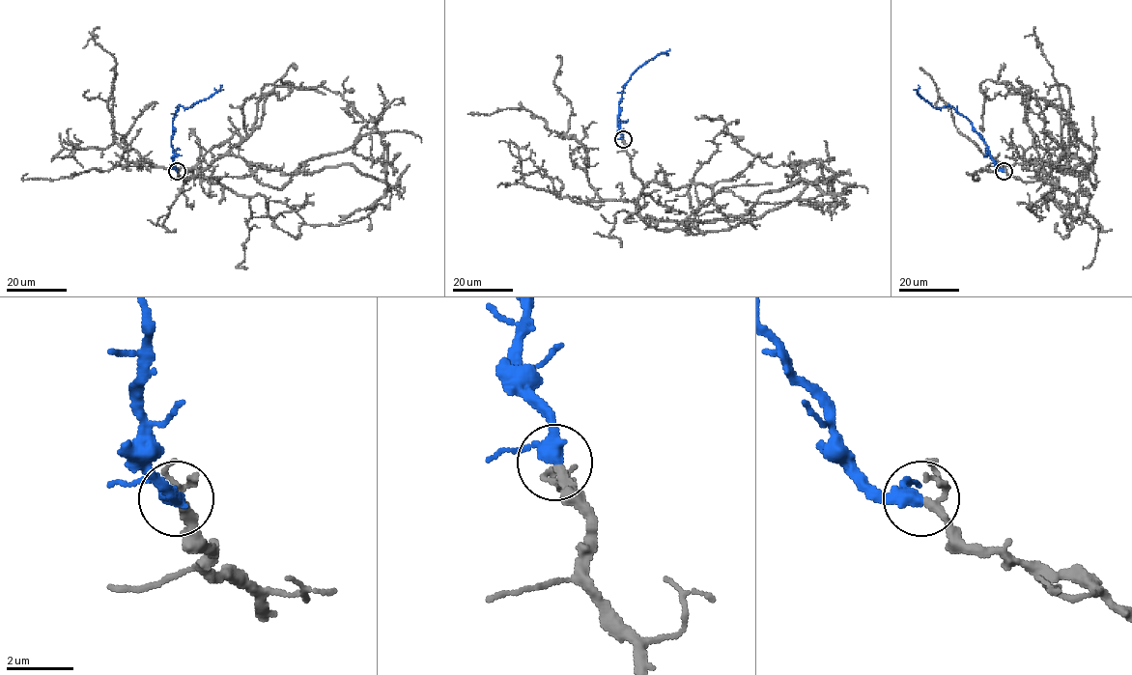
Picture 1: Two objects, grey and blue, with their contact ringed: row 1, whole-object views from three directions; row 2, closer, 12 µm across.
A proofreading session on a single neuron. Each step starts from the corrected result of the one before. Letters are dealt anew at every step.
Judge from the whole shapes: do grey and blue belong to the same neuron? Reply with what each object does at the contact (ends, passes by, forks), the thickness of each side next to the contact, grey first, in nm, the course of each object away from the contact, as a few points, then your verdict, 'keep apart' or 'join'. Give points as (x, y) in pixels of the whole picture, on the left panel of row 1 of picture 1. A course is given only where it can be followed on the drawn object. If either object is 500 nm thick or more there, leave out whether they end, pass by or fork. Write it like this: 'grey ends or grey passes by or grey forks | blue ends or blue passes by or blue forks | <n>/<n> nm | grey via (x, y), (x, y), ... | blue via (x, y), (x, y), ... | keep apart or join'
grey forks | blue passes by | 180/360 nm | grey via (177, 171), (351, 164), (387, 184), (376, 125), (339, 93), (279, 78), (249, 129) | blue via (177, 171), (171, 139), (172, 120), (177, 108), (189, 108), (214, 94), (221, 85) | join

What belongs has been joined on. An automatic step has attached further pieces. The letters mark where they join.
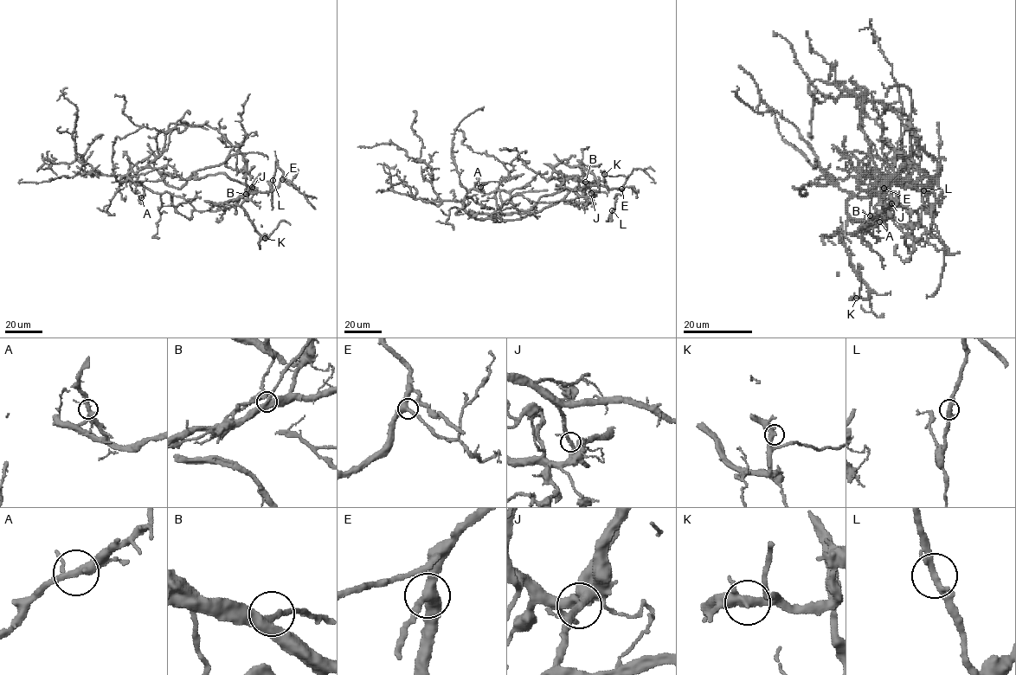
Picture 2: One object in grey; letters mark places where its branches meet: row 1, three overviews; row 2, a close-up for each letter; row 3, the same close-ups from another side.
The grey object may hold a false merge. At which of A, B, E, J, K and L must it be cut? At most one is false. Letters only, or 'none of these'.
J

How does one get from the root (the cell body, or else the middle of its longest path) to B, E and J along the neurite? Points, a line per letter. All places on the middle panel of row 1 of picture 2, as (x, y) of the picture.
B: (534, 208), (540, 197), (555, 194), (565, 188), (580, 196), (590, 196), (590, 188), (585, 182)
E: (534, 208), (540, 197), (555, 194), (565, 188), (580, 196), (587, 196), (591, 195), (590, 186), (621, 189)
J: (534, 208), (540, 197), (555, 194), (565, 188), (580, 196), (590, 196), (591, 193)

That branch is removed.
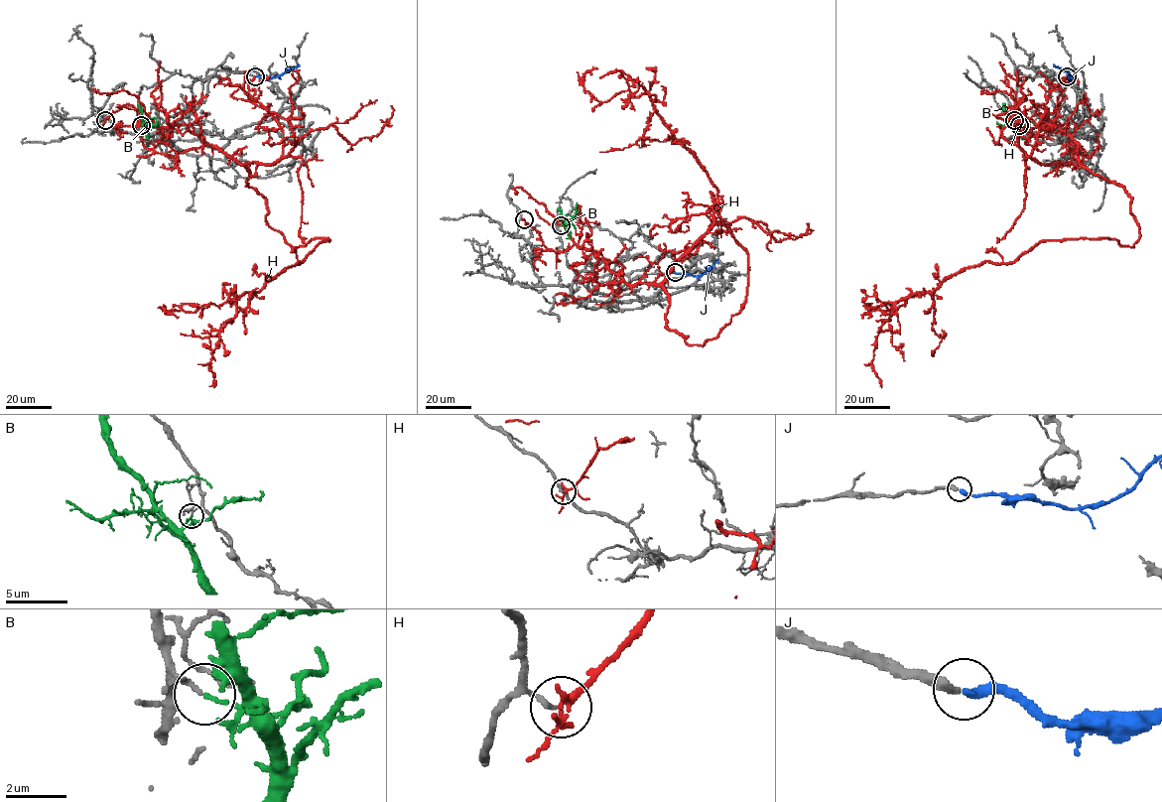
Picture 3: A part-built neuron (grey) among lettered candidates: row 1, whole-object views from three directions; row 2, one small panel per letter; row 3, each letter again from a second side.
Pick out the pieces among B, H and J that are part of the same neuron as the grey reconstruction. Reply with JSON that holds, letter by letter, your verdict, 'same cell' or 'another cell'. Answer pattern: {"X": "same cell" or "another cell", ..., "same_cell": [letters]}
{"B": "another cell", "H": "another cell", "J": "same cell", "same_cell": ["J"]}

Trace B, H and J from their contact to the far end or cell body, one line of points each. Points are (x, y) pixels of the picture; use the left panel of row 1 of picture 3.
B: (141, 125), (145, 127), (137, 103)
H: (105, 119), (186, 124), (288, 243), (328, 239), (177, 318)
J: (255, 76), (270, 78), (281, 75), (298, 65)

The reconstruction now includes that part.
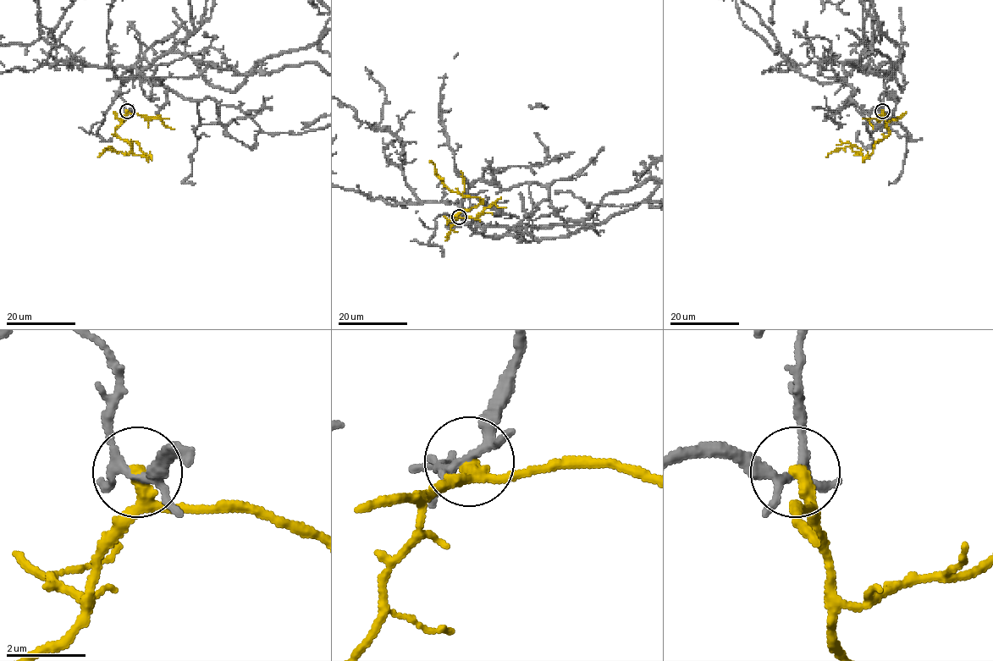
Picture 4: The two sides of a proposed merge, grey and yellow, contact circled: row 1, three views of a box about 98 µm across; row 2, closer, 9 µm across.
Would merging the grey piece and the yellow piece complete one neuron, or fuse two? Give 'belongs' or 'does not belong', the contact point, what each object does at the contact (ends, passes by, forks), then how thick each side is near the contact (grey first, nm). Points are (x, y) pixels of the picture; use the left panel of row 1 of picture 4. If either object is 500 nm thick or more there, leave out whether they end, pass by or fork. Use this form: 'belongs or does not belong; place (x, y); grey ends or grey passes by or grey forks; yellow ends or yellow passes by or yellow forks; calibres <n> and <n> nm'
does not belong; place (127, 111); grey forks; yellow passes by; calibres 190 and 280 nm

